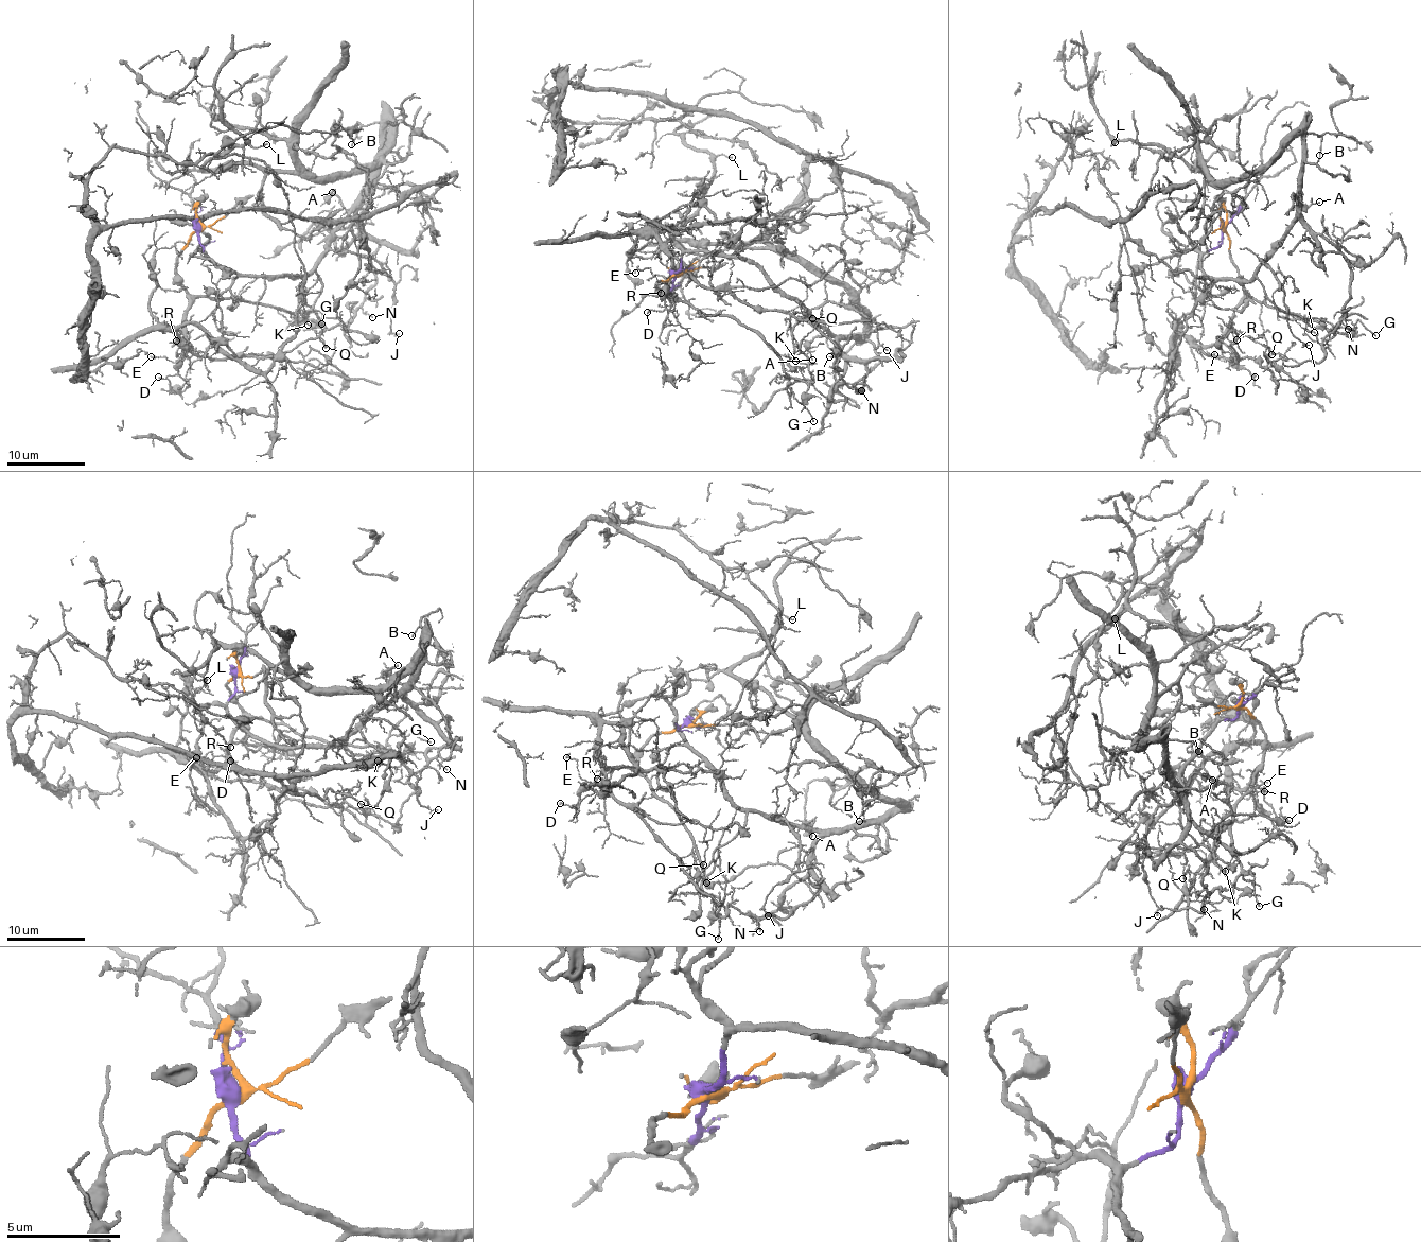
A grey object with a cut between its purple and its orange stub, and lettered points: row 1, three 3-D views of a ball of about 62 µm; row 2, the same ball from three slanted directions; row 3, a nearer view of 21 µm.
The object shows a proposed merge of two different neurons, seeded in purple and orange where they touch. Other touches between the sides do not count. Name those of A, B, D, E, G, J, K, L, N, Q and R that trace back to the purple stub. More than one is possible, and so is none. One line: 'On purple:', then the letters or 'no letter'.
On purple: A, B, J, L, N

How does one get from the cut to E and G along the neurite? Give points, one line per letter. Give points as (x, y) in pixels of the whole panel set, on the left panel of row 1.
E: (200, 229), (178, 256), (176, 269), (187, 298), (187, 338), (180, 357), (171, 362), (163, 356), (150, 356)
G: (200, 229), (176, 264), (177, 281), (191, 295), (252, 301), (297, 320), (300, 310), (311, 310), (321, 325)

